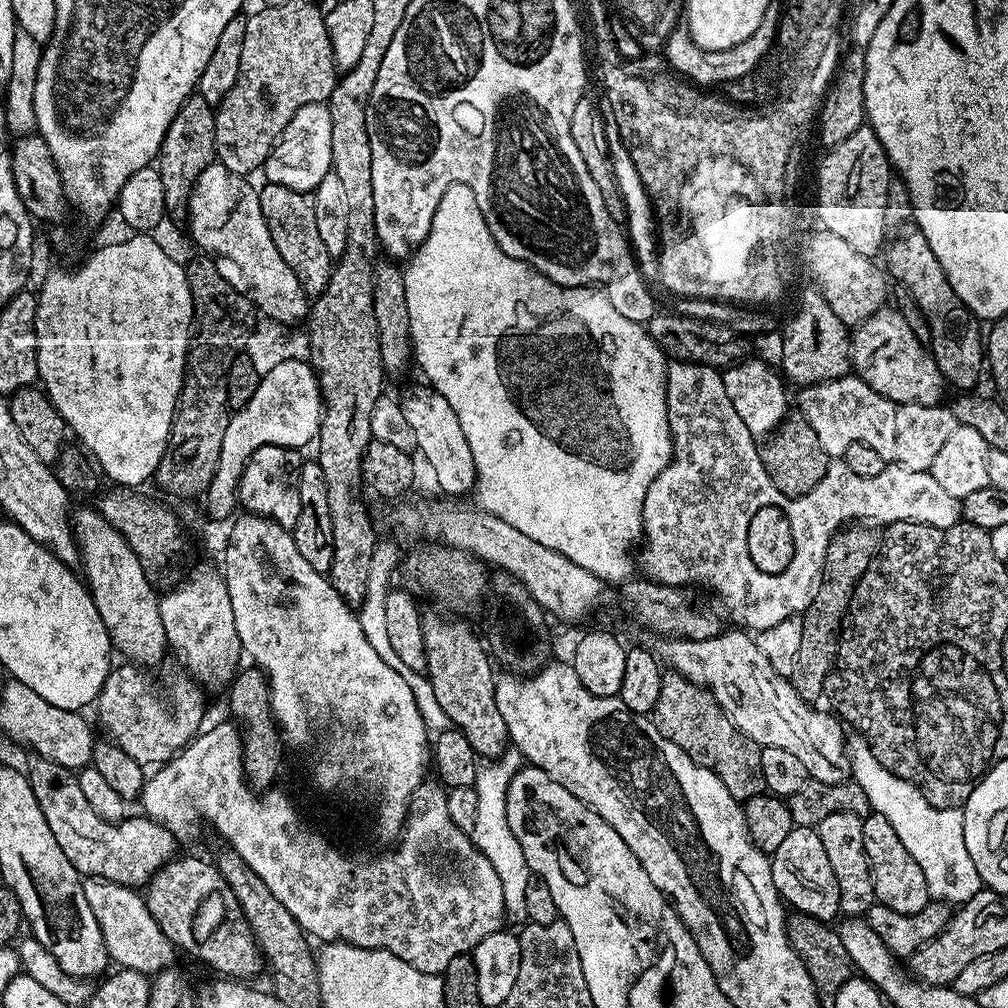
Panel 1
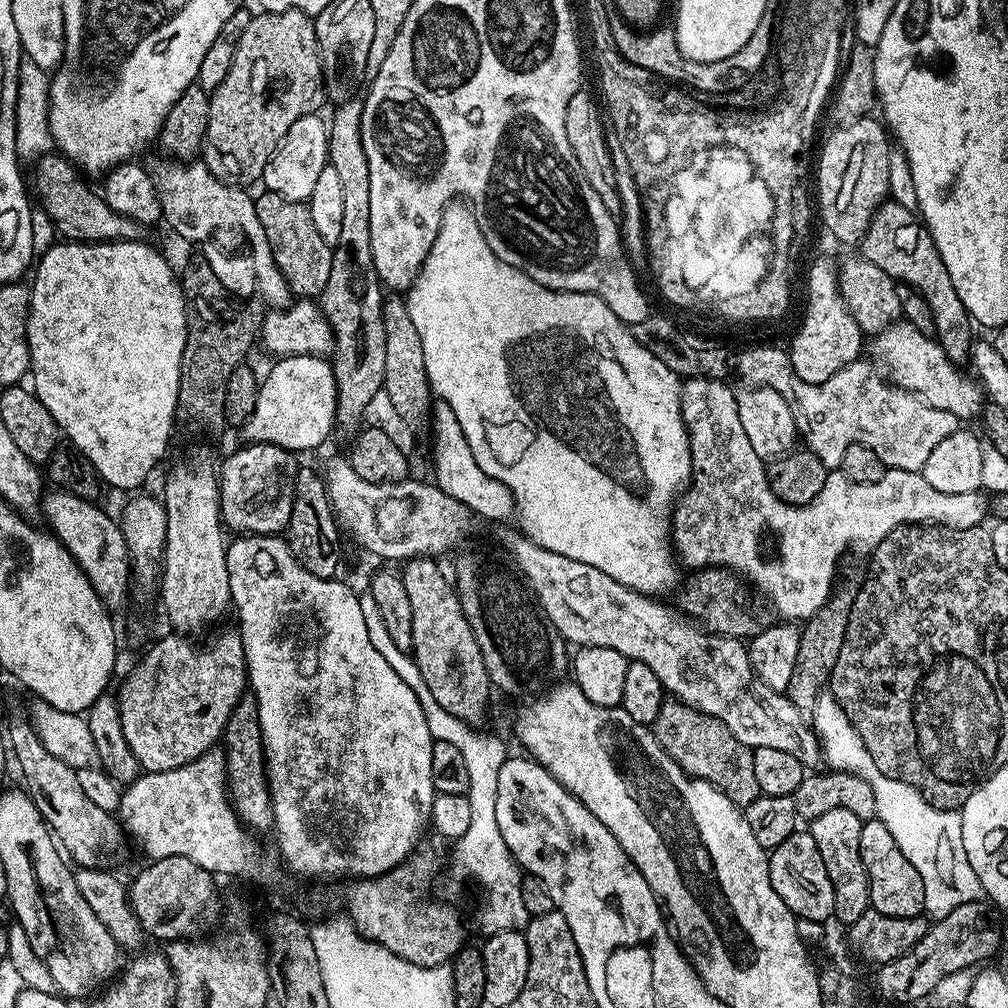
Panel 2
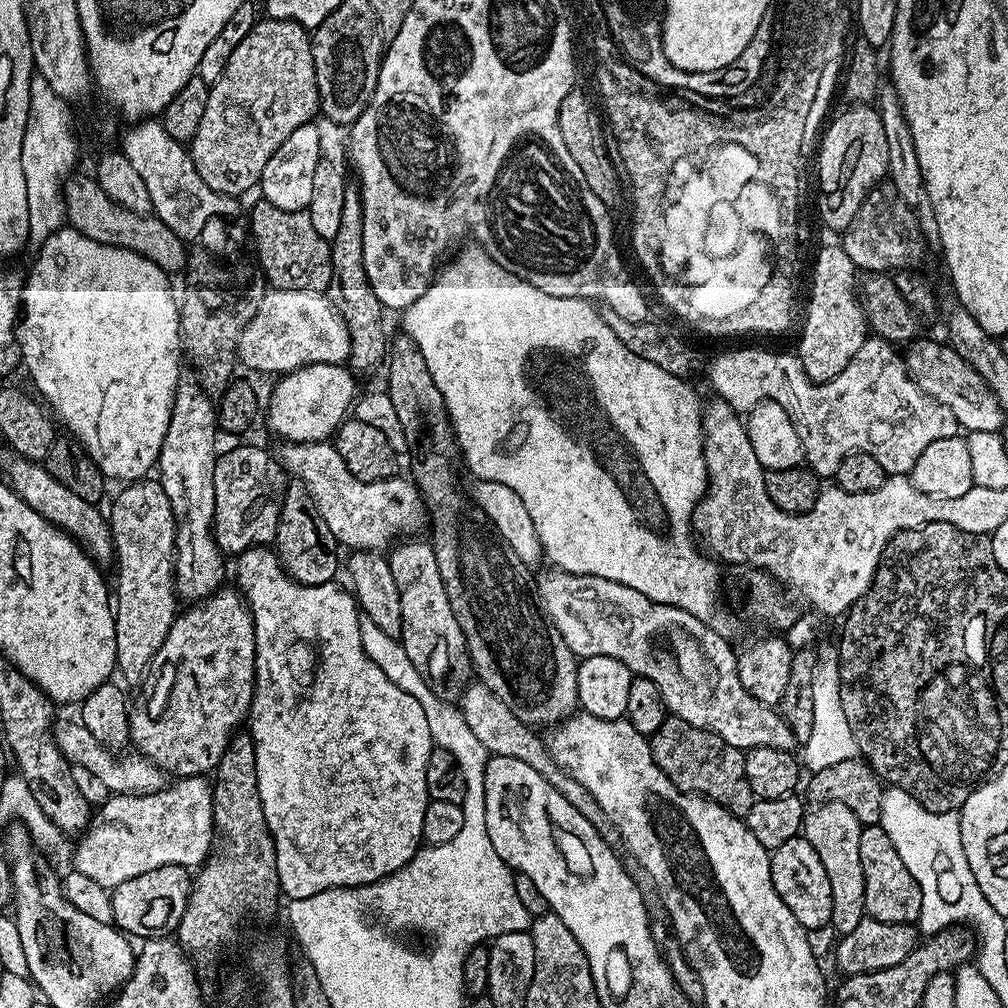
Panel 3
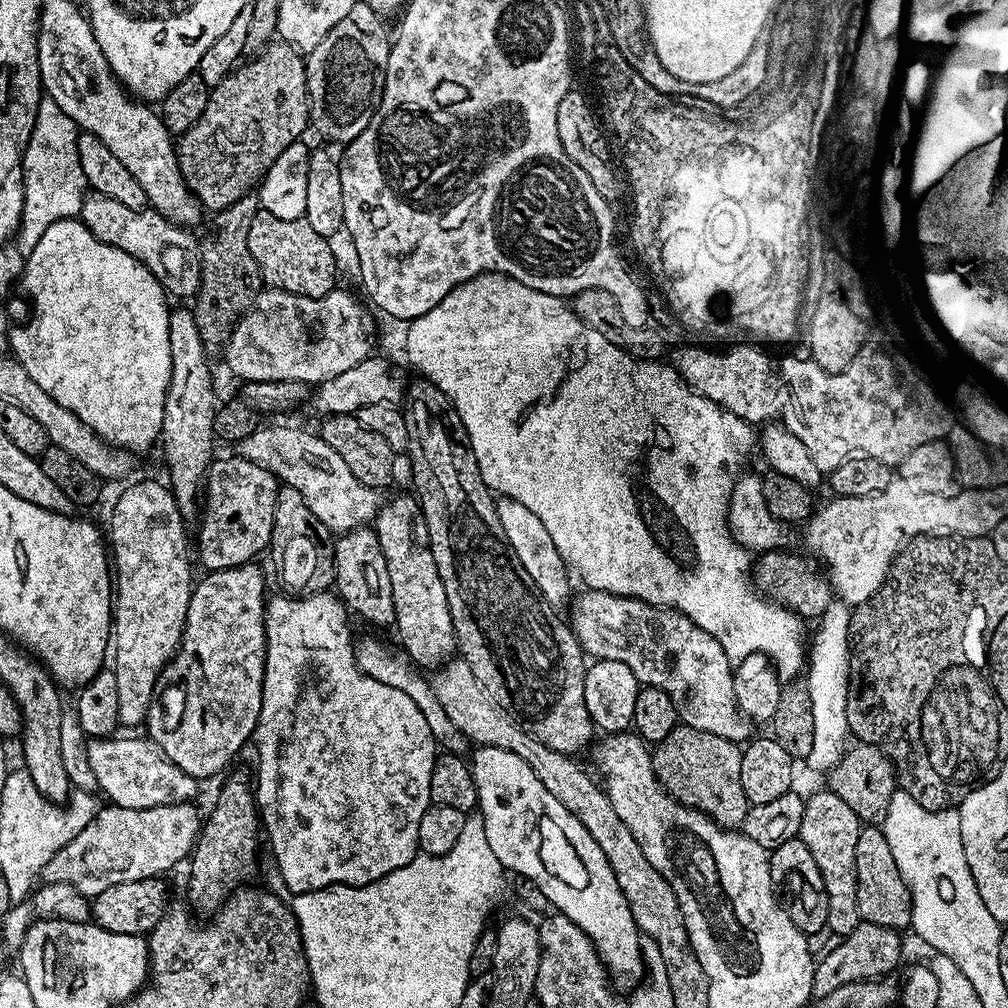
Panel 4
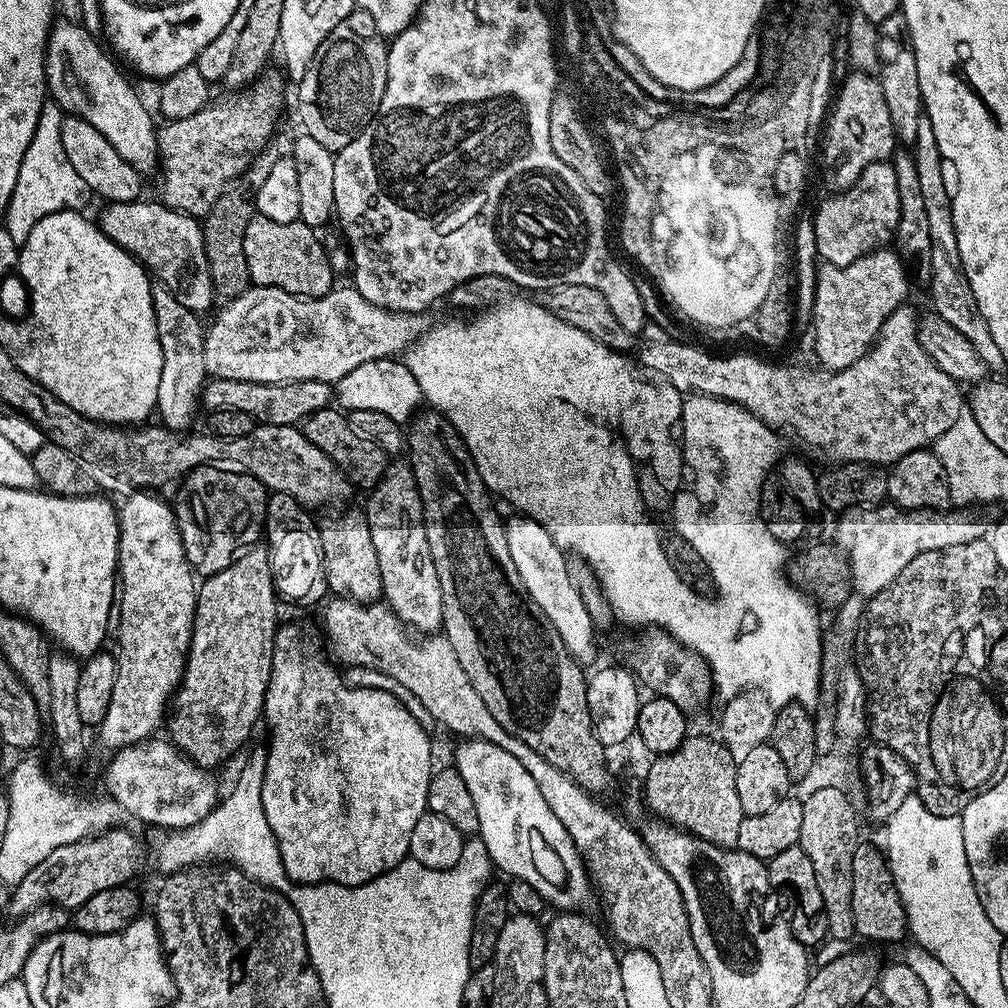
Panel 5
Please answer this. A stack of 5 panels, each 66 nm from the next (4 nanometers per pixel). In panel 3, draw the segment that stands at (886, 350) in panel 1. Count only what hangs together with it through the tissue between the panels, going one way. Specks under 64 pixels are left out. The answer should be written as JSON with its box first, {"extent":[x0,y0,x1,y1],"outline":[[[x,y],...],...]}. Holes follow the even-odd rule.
{"extent":[907,338,1006,433],"outline":[[[917,338],[907,348],[908,375],[923,392],[946,405],[965,433],[1001,431],[1006,413],[1002,410],[994,390],[986,386],[986,378],[982,378],[982,374],[978,374],[978,370],[974,370],[974,366],[970,366],[966,358],[959,356],[951,344],[941,342],[936,345],[932,340]]]}

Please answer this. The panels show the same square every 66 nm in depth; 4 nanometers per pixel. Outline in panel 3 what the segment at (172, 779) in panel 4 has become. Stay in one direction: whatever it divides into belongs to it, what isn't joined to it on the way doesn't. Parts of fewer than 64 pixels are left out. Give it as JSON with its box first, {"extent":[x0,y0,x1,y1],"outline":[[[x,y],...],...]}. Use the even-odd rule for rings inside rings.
{"extent":[54,723,166,796],"outline":[[[57,723],[54,735],[56,744],[69,763],[86,766],[86,770],[93,772],[108,787],[109,793],[141,796],[151,792],[161,792],[166,787],[166,773],[153,760],[148,760],[139,754],[131,754],[132,756],[113,754],[106,746],[102,746],[102,742],[98,742],[98,738],[94,738],[94,734],[90,734],[90,730],[86,730],[86,726],[82,723]]]}

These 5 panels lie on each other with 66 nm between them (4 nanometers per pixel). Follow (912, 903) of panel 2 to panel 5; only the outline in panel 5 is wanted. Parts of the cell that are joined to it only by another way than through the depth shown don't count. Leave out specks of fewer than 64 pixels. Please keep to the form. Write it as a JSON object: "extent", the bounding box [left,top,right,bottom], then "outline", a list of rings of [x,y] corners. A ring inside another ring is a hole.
{"extent":[852,843,908,944],"outline":[[[863,843],[857,847],[852,863],[852,914],[857,937],[892,944],[908,932],[908,915],[892,880],[891,868],[881,853],[879,856],[870,845]]]}

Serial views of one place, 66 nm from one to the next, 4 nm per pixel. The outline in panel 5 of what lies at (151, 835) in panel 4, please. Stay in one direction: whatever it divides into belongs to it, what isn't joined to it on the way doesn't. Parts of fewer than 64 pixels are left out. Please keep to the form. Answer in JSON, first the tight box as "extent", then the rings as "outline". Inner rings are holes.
{"extent":[7,827,140,917],"outline":[[[127,827],[111,828],[89,839],[62,845],[31,869],[20,884],[11,889],[11,900],[7,906],[13,917],[24,916],[43,904],[55,904],[61,908],[75,910],[82,902],[89,900],[98,890],[118,888],[129,883],[128,880],[139,866],[140,852],[136,840]]]}

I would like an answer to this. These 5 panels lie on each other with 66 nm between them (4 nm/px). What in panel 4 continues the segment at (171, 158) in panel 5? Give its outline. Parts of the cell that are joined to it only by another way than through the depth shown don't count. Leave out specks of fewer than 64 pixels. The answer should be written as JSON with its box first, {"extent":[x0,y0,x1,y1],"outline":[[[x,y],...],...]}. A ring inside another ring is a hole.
{"extent":[176,42,309,214],"outline":[[[272,42],[263,50],[257,51],[249,64],[241,63],[232,69],[222,82],[209,91],[206,110],[202,118],[194,122],[190,130],[179,137],[176,144],[176,157],[180,172],[184,175],[188,189],[194,193],[209,213],[215,214],[232,204],[239,204],[248,191],[257,187],[258,181],[268,167],[286,150],[286,146],[297,143],[304,131],[309,131],[308,87],[306,86],[306,60],[291,44]]]}

